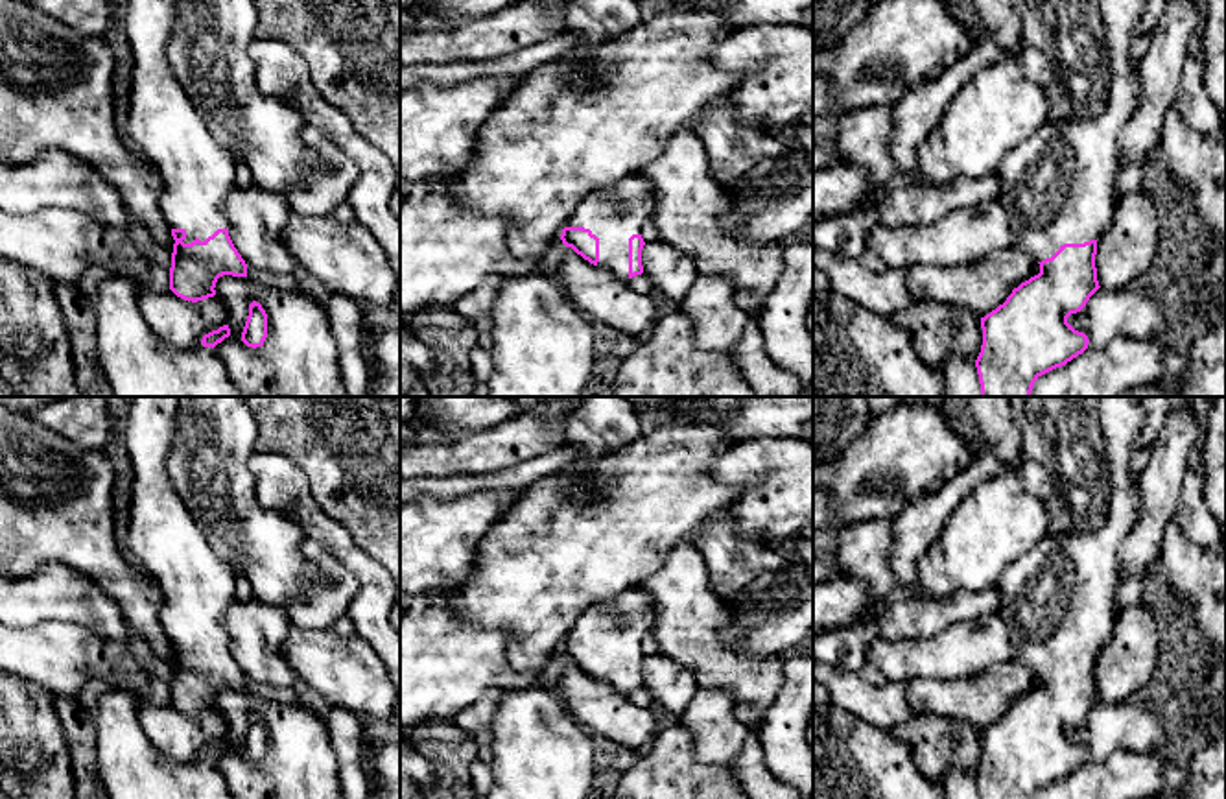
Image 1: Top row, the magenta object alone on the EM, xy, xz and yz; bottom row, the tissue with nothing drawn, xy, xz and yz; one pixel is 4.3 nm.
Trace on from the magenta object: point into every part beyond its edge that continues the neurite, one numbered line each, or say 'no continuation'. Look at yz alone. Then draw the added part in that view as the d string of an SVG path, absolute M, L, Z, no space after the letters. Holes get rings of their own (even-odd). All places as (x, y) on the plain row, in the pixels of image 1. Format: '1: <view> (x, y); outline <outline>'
1: yz (1057, 600); outline M1097 397L1110 467L1104 522L1091 531L1047 531L1001 576L1001 620L1014 661L1036 675L1064 657L1099 653L1110 640L1121 550L1141 513L1139 472L1130 465L1145 424L1138 397Z

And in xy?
1: xy (198, 587); outline M135 397L122 426L122 439L133 467L127 546L136 565L162 592L160 624L171 642L184 642L184 657L205 655L218 642L229 642L225 614L236 600L232 568L208 546L183 498L175 493L166 461L177 432L183 397Z

